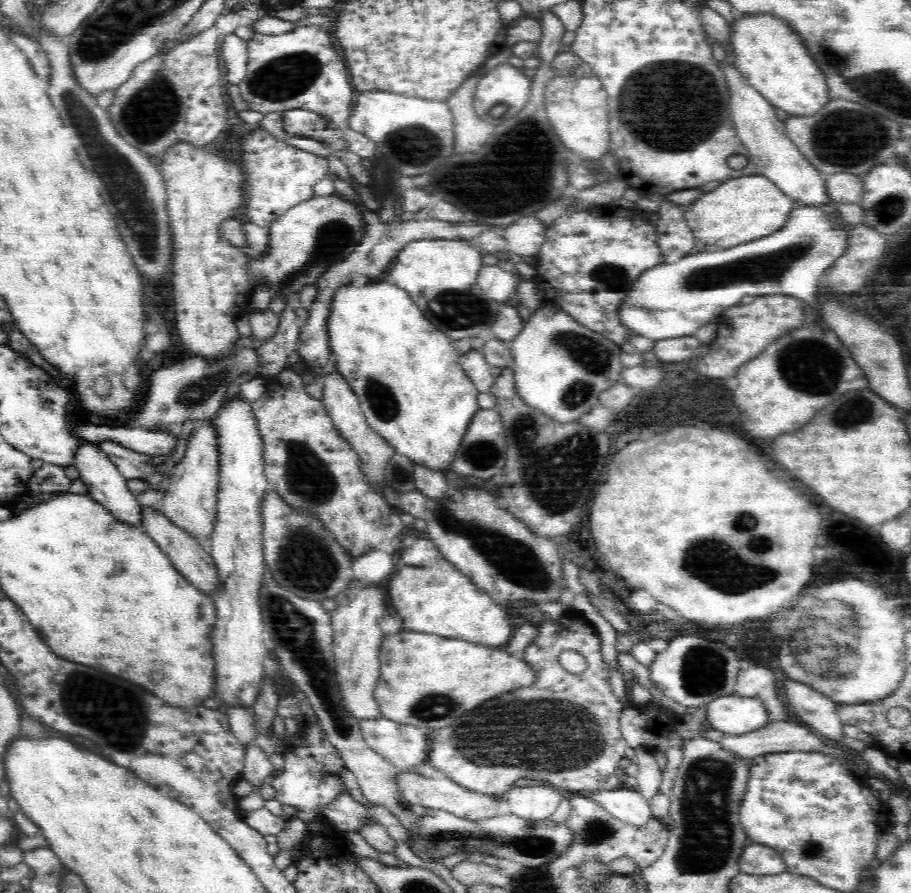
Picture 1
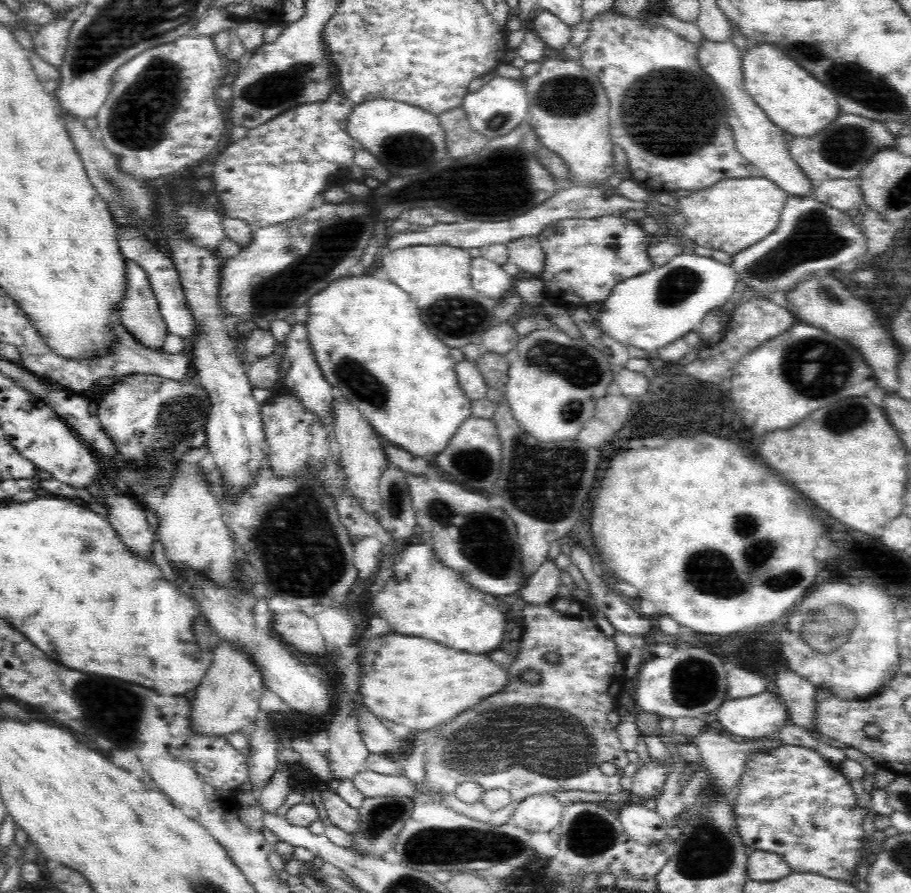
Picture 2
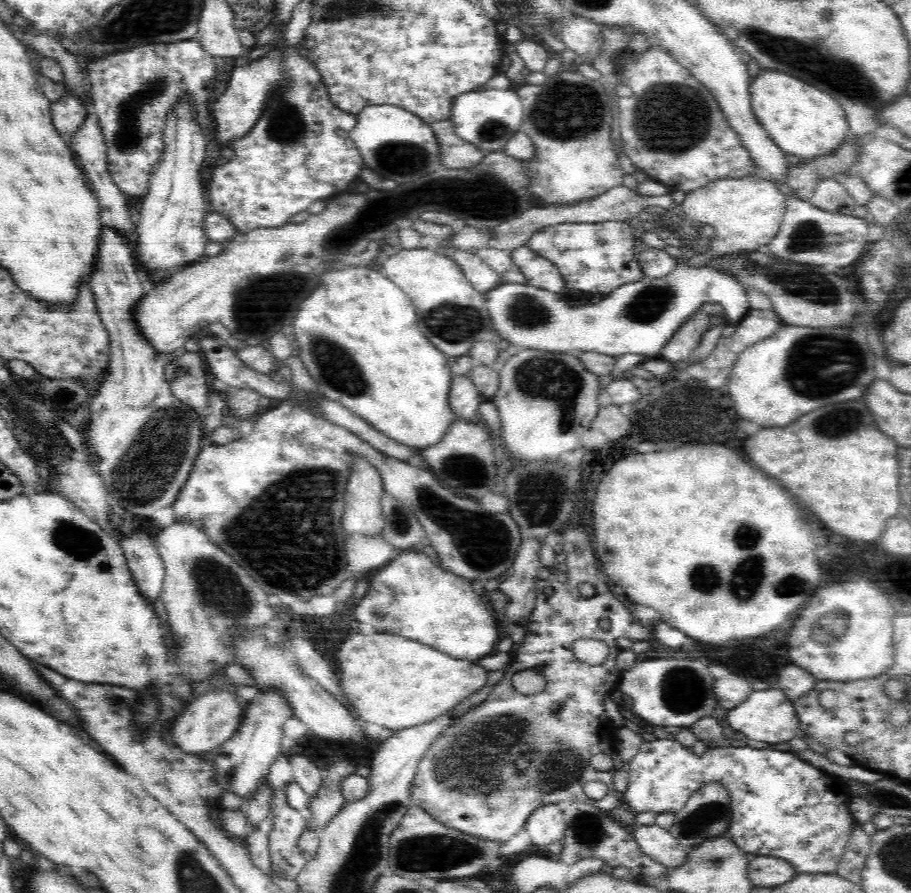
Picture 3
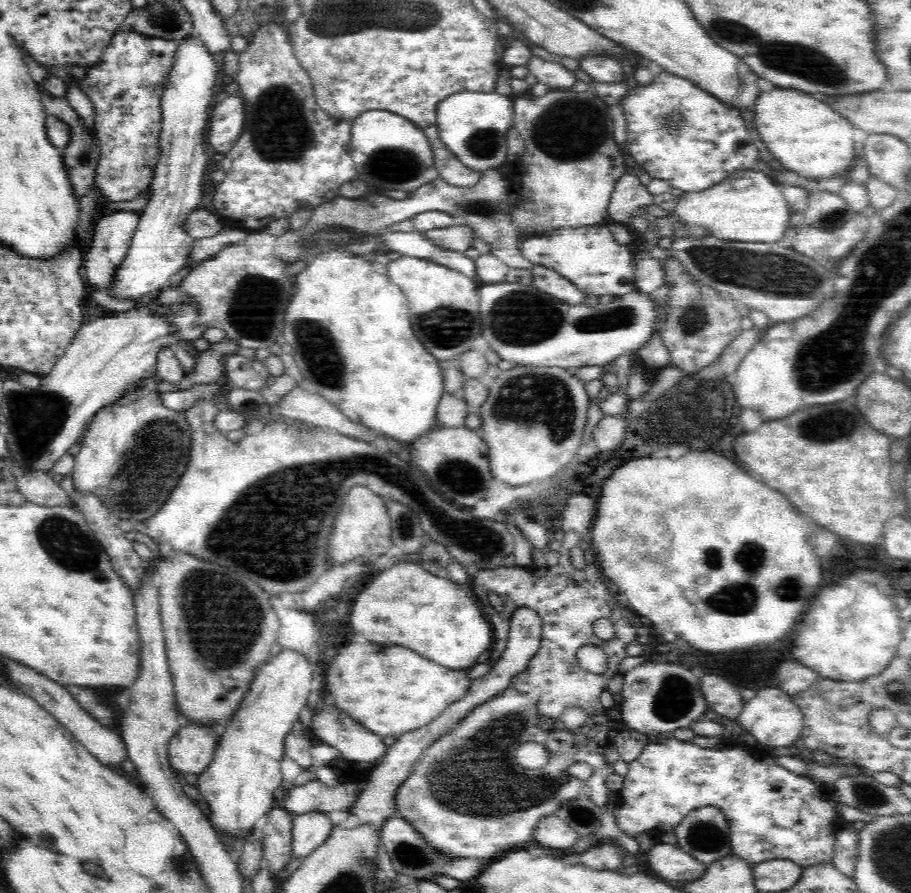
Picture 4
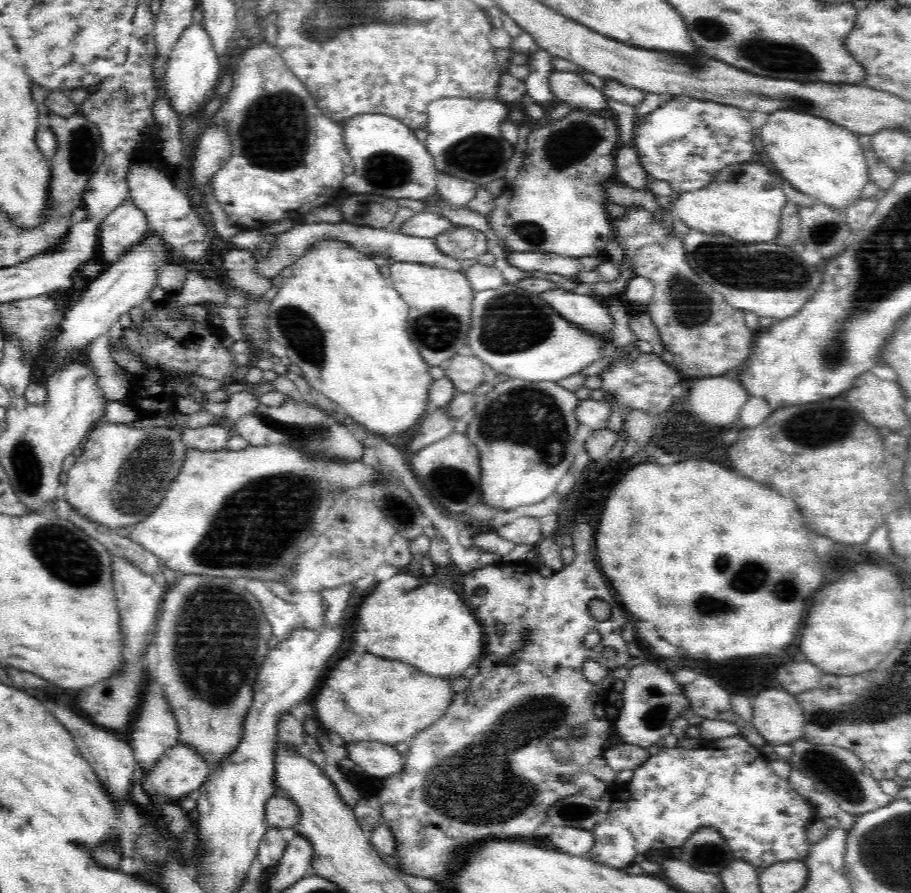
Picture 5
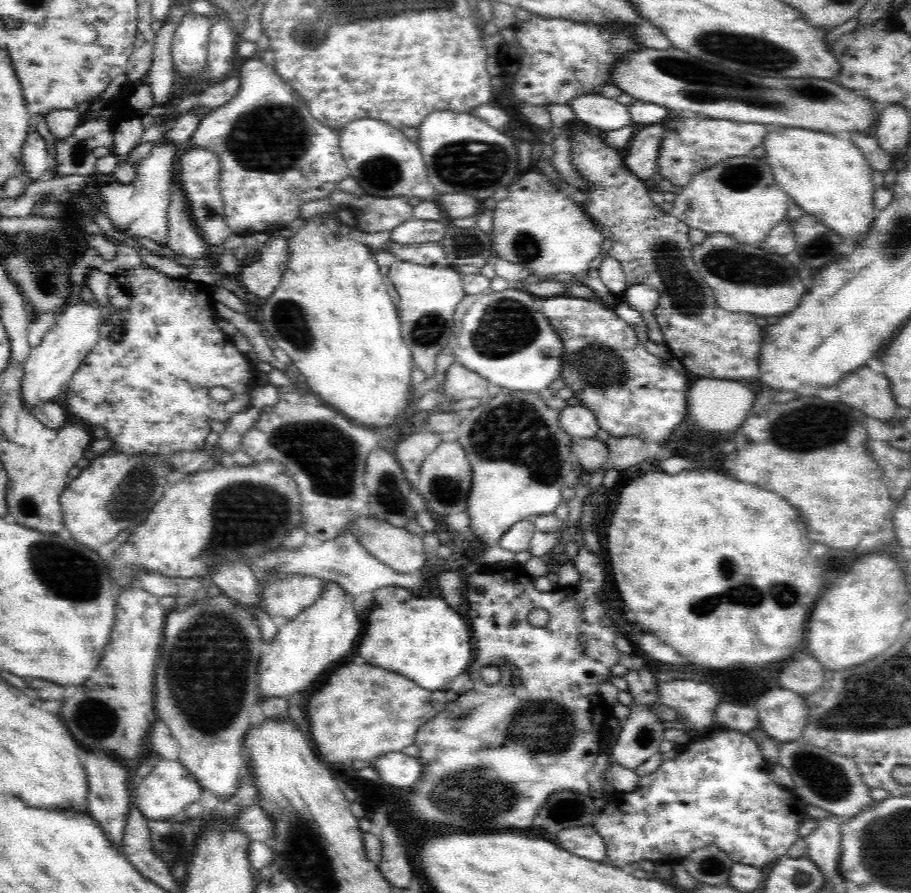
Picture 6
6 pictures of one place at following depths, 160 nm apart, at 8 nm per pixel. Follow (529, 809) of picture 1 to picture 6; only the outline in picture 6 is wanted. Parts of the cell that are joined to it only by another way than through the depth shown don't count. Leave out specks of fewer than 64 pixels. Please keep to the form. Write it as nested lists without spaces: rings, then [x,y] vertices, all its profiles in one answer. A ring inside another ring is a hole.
[[[593,825],[564,828],[554,840],[575,856],[599,862],[607,858],[606,844]]]

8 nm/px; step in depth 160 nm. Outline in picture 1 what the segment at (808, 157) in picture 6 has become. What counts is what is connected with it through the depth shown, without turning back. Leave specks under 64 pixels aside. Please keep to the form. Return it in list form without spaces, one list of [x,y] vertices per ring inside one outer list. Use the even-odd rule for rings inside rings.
[[[756,13],[738,16],[731,28],[731,46],[736,57],[735,67],[746,77],[746,80],[761,95],[770,101],[772,106],[788,112],[789,115],[810,115],[822,110],[826,106],[826,100],[830,100],[826,78],[820,72],[818,65],[812,60],[808,48],[804,41],[793,30],[793,26],[788,21],[782,21],[774,14]]]

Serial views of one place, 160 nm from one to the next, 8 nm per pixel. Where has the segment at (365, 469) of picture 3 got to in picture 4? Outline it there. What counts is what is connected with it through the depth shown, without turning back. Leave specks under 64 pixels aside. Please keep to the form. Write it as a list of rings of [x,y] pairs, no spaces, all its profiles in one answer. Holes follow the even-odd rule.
[[[361,484],[352,486],[346,494],[343,508],[338,513],[333,524],[333,531],[329,536],[330,566],[332,568],[342,566],[348,560],[363,556],[367,571],[373,573],[375,562],[392,546],[391,520],[386,510],[385,500]]]

